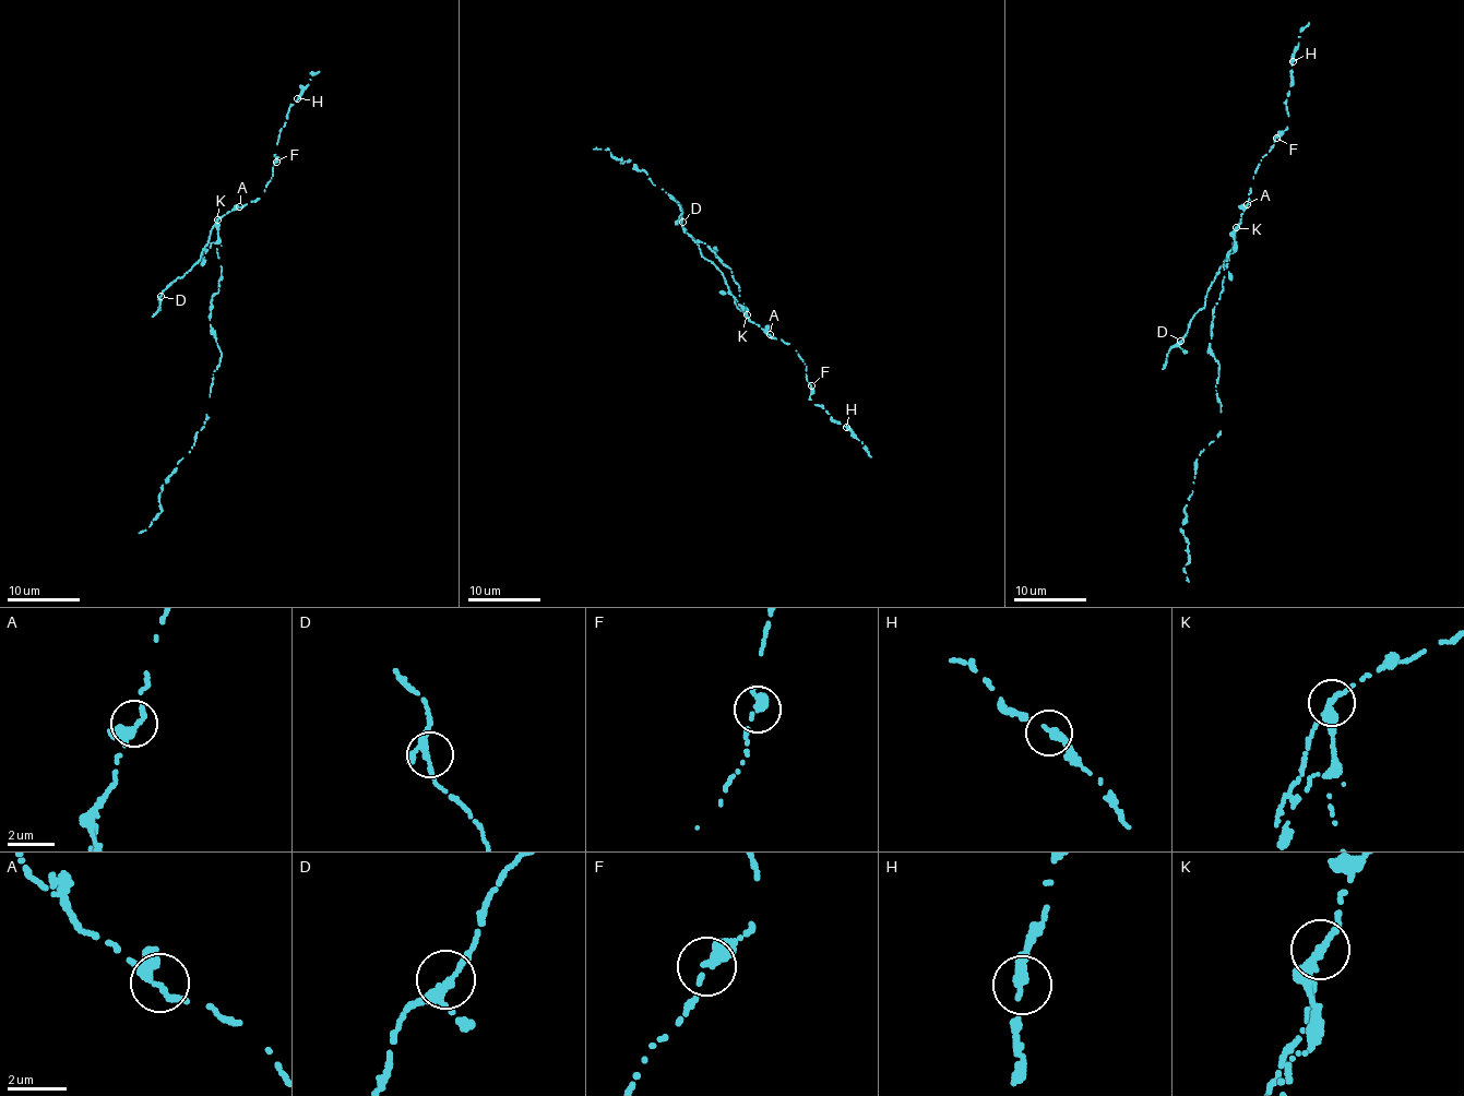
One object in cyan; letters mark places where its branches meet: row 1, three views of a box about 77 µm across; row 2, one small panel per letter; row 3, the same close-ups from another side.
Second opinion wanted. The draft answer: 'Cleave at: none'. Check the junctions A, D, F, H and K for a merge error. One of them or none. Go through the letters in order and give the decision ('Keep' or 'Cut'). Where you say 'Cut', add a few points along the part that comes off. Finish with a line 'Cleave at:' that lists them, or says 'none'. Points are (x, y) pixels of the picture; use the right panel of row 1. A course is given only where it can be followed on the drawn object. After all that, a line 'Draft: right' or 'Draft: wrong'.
A: Keep
D: Keep
F: Keep
H: Keep
K: Cut
Cleave at: K
Draft: wrong

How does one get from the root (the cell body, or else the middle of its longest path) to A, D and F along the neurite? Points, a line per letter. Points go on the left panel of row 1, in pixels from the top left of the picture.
A: (219, 277), (222, 267), (217, 248), (210, 247), (210, 243), (217, 242), (218, 219), (239, 206)
D: (219, 277), (222, 267), (217, 248), (207, 243), (198, 263), (169, 283), (161, 296)
F: (219, 277), (217, 248), (210, 247), (217, 242), (218, 219), (260, 198), (276, 162)

